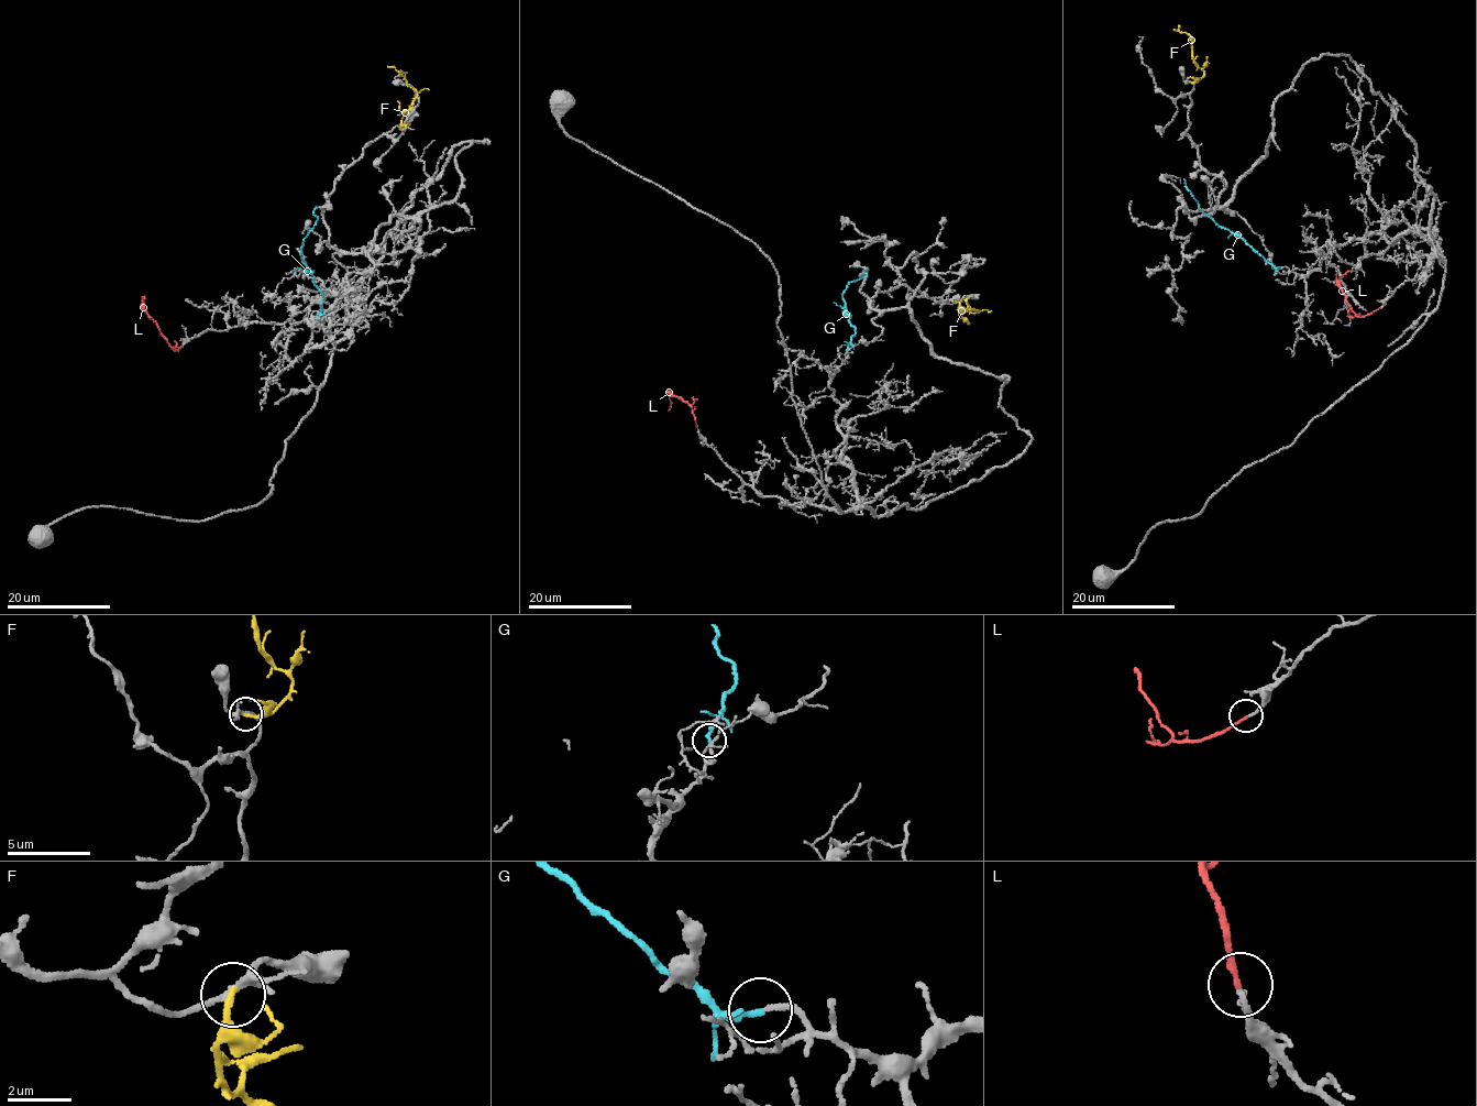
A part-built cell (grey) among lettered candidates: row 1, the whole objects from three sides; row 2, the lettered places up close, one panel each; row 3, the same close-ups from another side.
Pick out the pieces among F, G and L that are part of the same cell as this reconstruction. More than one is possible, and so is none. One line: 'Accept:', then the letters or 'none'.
Accept: G, L

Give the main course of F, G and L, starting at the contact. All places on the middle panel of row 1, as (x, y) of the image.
F: (960, 300), (960, 316), (970, 309), (979, 310), (971, 313), (965, 300), (955, 300)
G: (847, 350), (856, 328), (849, 320), (842, 291), (867, 272)
L: (697, 429), (692, 407), (682, 398), (670, 394), (669, 411)

